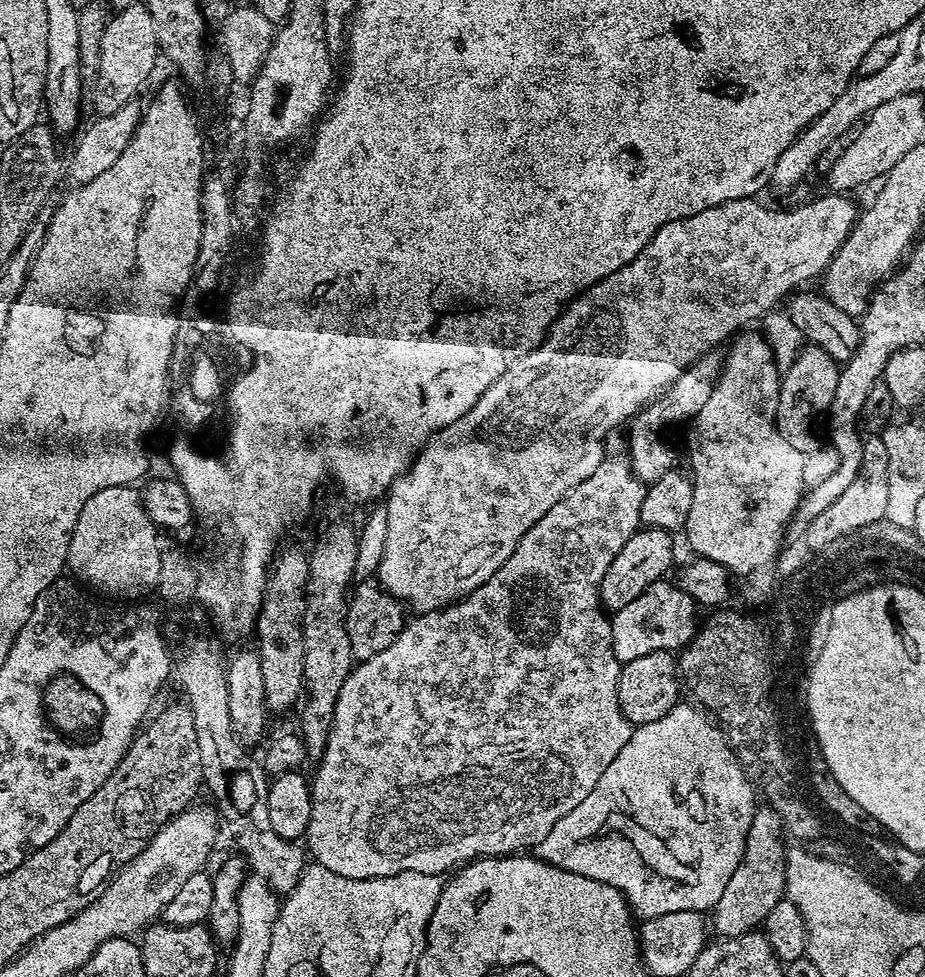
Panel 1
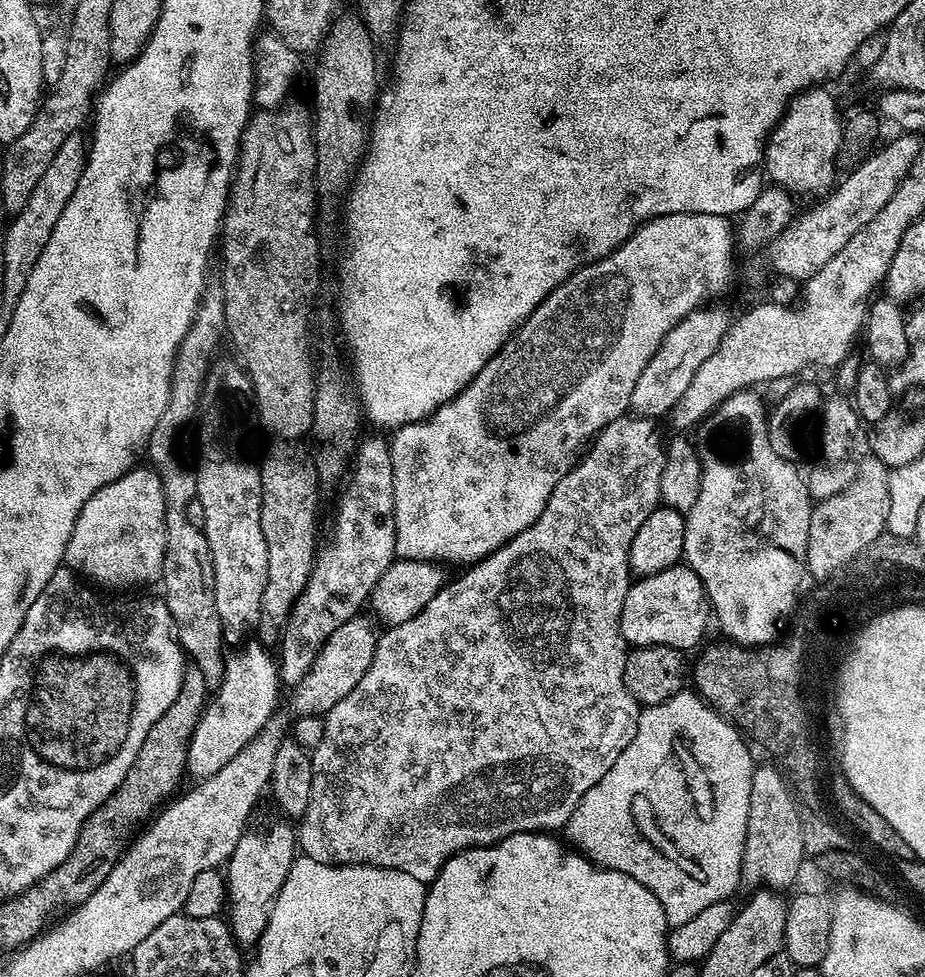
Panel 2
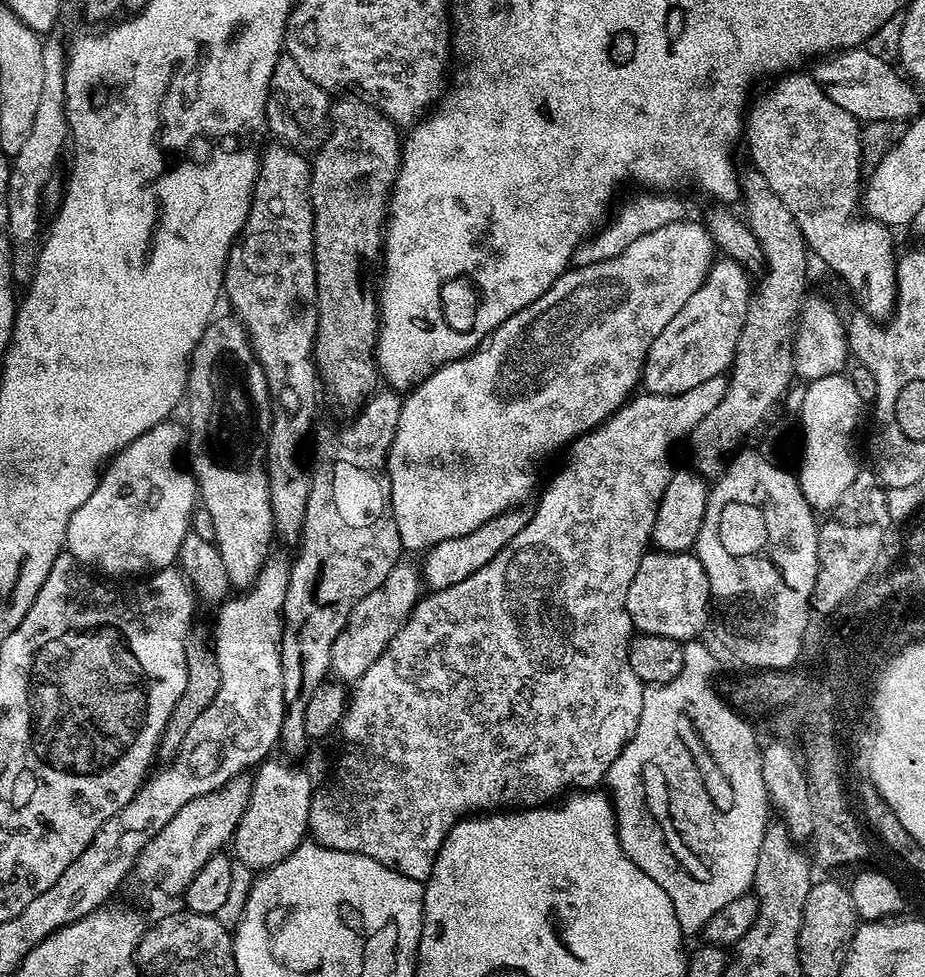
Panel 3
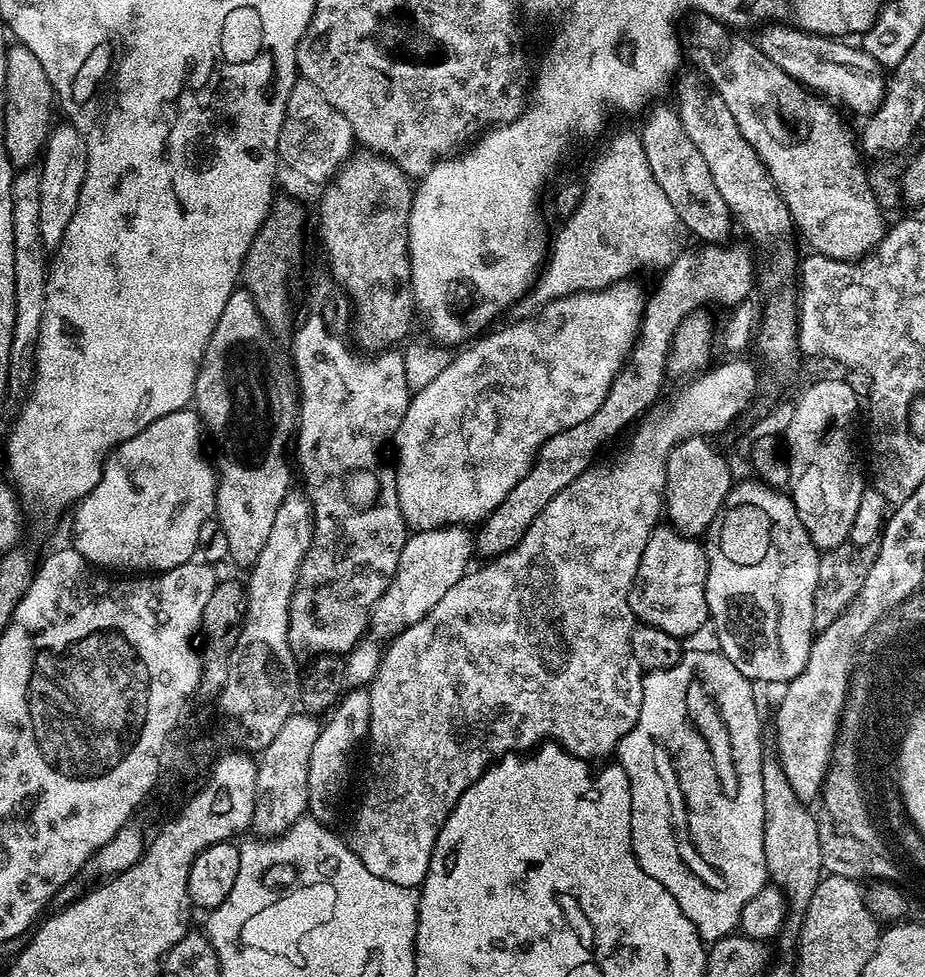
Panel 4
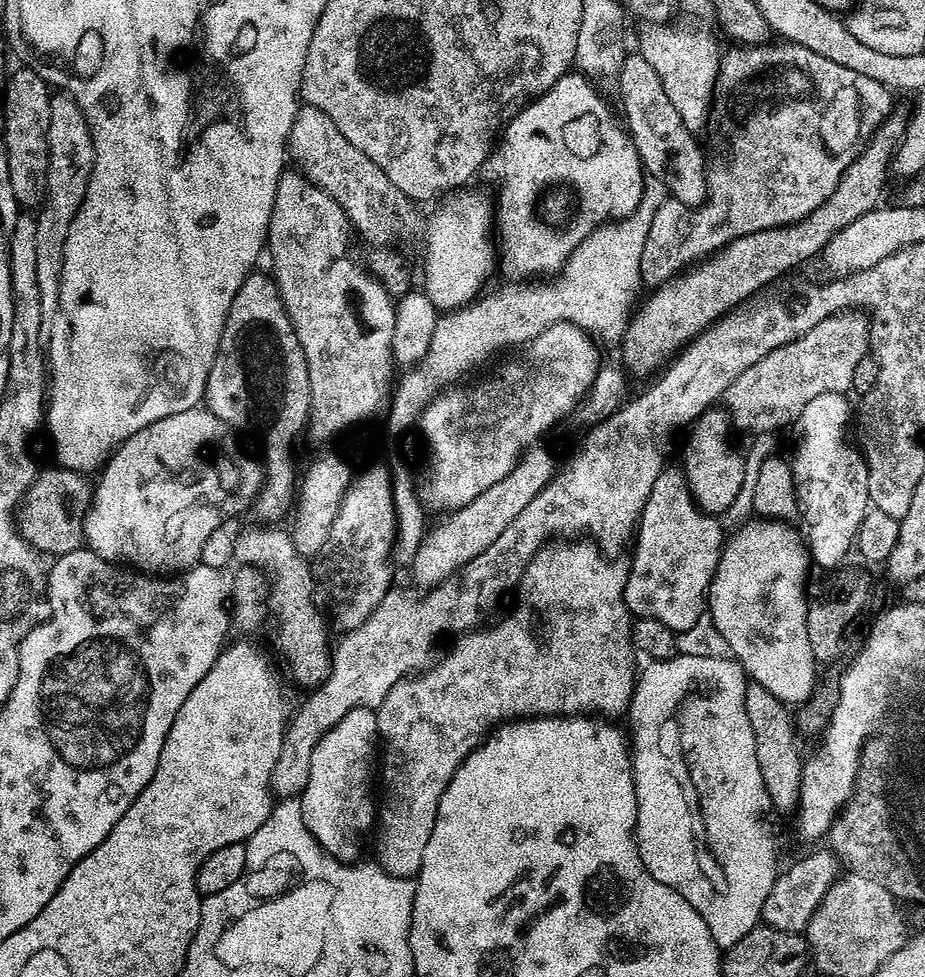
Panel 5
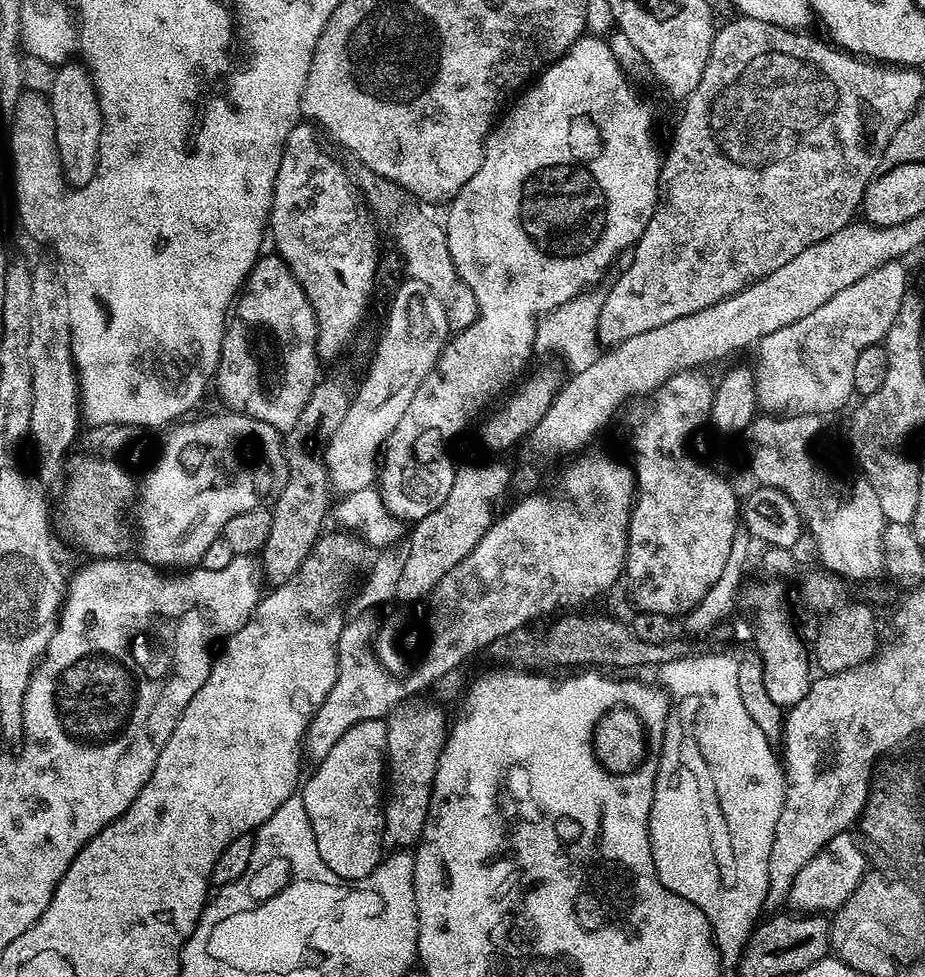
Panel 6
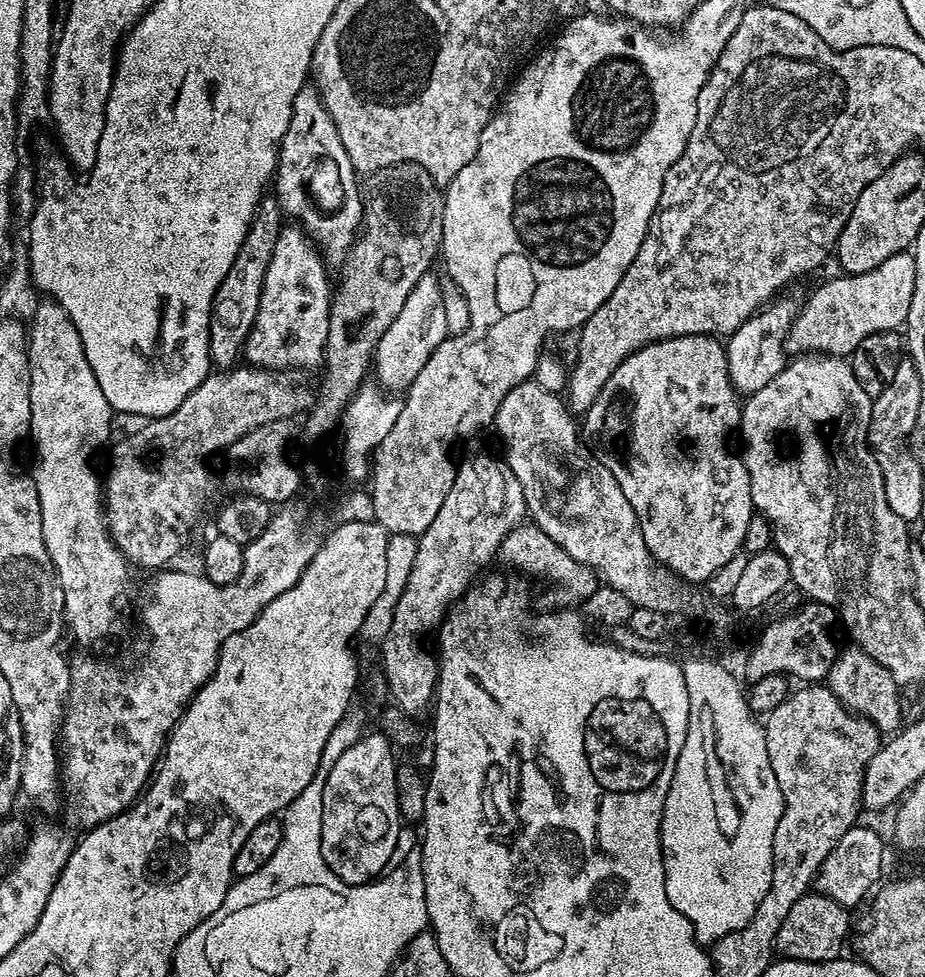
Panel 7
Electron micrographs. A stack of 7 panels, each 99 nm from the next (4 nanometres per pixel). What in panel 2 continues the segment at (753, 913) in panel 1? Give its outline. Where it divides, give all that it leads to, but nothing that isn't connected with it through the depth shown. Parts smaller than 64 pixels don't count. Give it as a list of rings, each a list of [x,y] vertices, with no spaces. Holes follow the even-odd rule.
[[[776,768],[758,769],[756,773],[751,783],[748,834],[744,843],[740,879],[748,890],[782,890],[796,874],[796,865],[799,864],[799,825],[787,792],[780,784],[783,774]]]

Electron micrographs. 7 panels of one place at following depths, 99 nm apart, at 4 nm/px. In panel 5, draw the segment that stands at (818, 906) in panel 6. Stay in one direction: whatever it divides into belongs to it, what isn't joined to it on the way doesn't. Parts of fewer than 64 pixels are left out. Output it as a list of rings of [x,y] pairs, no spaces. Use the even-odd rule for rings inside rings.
[[[831,850],[823,851],[802,857],[797,864],[790,865],[785,872],[783,869],[777,875],[770,894],[766,894],[766,902],[762,902],[760,919],[767,927],[799,933],[807,929],[814,910],[818,910],[822,898],[826,898],[826,890],[830,890],[842,872],[842,865]]]

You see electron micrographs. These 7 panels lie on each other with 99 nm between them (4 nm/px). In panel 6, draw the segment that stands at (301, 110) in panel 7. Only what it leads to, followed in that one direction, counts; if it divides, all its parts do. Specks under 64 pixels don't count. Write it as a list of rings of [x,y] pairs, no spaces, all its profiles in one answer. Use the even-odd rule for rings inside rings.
[[[298,122],[294,130],[290,130],[274,182],[267,231],[271,243],[272,240],[276,243],[275,255],[281,256],[286,262],[314,310],[316,349],[321,361],[328,362],[343,354],[344,347],[355,338],[356,327],[363,322],[368,312],[368,299],[376,284],[376,263],[380,256],[376,253],[376,232],[372,229],[369,209],[353,177],[330,153],[324,152],[319,135],[321,133],[308,122]]]

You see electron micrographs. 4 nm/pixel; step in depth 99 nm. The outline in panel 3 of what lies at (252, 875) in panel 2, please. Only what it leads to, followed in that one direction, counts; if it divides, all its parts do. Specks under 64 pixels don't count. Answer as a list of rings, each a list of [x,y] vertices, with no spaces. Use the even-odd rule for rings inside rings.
[[[269,758],[255,769],[251,777],[250,802],[246,802],[236,835],[230,841],[231,847],[236,847],[235,859],[255,870],[267,870],[282,862],[298,845],[305,843],[309,835],[308,818],[314,783],[300,766],[276,759]]]

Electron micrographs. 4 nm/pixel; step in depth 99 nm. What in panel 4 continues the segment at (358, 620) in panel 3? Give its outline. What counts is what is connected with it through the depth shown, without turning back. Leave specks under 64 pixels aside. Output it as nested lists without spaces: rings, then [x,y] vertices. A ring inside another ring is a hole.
[[[449,526],[425,532],[413,531],[402,546],[402,558],[398,558],[398,570],[390,578],[390,586],[378,598],[372,611],[370,632],[377,641],[388,642],[405,632],[414,622],[422,622],[434,606],[446,595],[446,590],[454,586],[464,573],[469,571],[468,564],[474,557],[474,536],[467,527]]]

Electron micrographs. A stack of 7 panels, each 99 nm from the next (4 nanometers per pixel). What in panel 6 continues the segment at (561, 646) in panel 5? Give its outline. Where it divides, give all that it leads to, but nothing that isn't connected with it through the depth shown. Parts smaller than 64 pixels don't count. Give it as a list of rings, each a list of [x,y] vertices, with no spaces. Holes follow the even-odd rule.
[[[424,698],[401,703],[387,717],[386,780],[390,787],[387,789],[384,804],[384,827],[387,835],[391,839],[393,836],[400,846],[415,845],[426,826],[434,774],[438,770],[438,758],[444,749],[450,727],[449,717],[444,717],[445,709],[439,703],[420,699]]]

